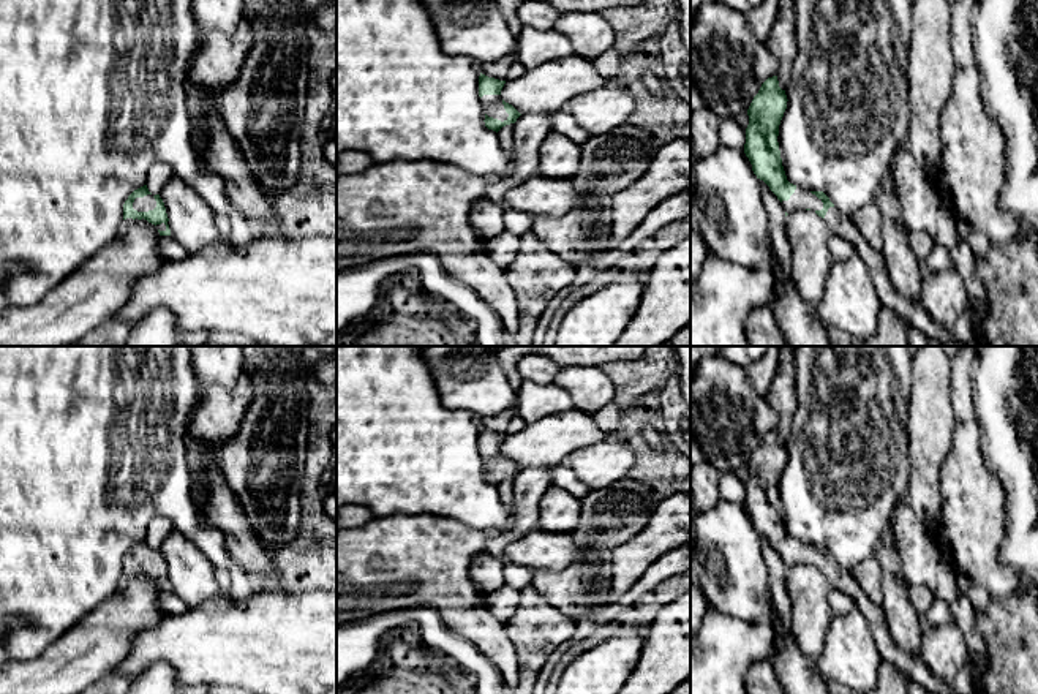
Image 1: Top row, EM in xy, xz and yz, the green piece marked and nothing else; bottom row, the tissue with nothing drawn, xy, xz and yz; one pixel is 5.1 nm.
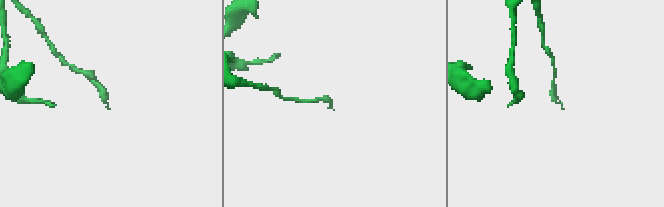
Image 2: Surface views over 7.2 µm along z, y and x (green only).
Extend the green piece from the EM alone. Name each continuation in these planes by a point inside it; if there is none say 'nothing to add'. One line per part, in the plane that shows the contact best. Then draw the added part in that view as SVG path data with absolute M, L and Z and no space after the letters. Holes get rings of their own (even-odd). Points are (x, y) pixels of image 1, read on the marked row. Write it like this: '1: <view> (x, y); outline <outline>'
1: xy (147, 203); outline M147 194L144 198L136 198L133 202L133 209L137 212L149 212L156 207L156 201L152 194Z

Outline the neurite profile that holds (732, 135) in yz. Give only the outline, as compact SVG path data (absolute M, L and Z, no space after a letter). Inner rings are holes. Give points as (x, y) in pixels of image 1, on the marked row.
M735 117L722 119L719 128L720 144L731 149L744 149L746 130L736 122Z

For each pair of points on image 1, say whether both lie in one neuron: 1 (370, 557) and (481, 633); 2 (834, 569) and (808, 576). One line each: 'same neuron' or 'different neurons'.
1: same neuron
2: different neurons

